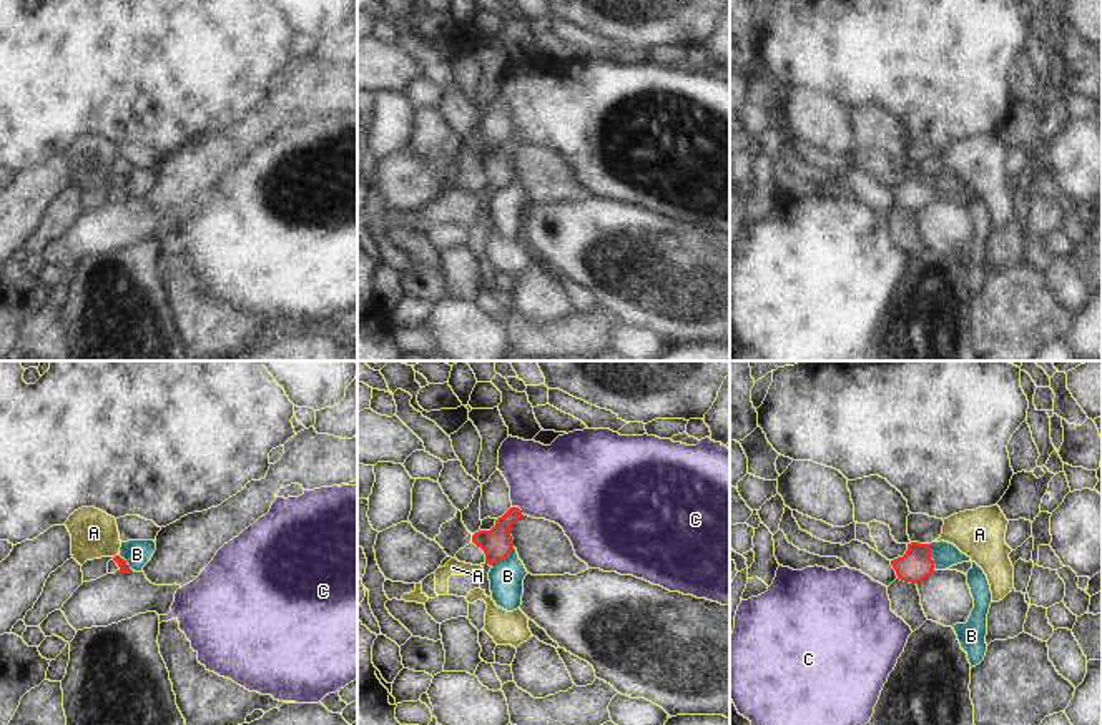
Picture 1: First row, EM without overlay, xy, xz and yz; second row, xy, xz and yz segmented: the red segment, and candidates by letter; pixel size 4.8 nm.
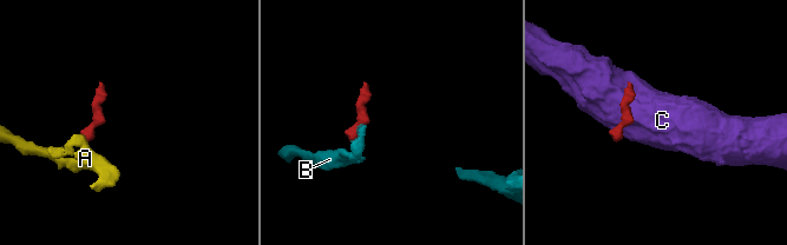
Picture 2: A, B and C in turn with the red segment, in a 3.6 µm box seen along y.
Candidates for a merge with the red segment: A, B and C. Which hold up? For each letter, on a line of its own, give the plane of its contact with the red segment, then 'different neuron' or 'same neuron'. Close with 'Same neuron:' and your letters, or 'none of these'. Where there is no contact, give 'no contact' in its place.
A: xy | different neuron
B: xz | different neuron
C: xz | different neuron
Same neuron: none of these

